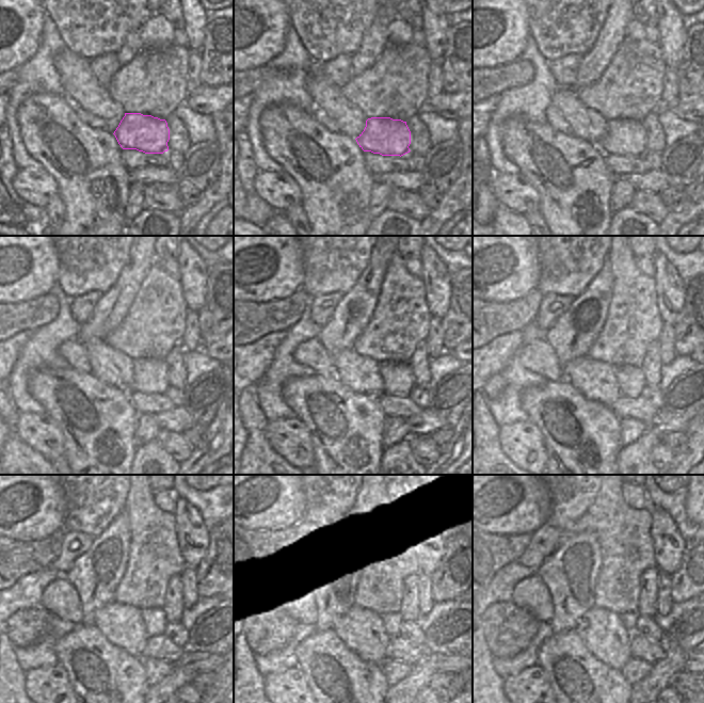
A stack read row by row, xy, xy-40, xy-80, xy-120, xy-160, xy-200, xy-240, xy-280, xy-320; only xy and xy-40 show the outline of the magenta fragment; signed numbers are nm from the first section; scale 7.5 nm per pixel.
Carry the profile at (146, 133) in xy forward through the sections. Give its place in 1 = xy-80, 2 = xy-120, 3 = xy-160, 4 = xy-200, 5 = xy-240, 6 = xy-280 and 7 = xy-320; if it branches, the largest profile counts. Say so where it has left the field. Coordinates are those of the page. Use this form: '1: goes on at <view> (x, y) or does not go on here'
1: goes on at xy-80 (624, 137)
2: goes on at xy-120 (150, 377)
3: goes on at xy-160 (396, 379)
4: goes on at xy-200 (632, 380)
5: goes on at xy-240 (155, 620)
6: goes on at xy-280 (392, 621)
7: goes on at xy-320 (629, 619)

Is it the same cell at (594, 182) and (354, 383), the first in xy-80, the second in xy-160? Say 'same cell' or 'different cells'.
different cells

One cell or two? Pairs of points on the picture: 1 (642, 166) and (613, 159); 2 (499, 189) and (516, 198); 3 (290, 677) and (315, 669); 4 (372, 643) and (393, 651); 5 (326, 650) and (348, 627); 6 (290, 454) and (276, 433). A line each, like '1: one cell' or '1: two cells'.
1: one cell
2: one cell
3: two cells
4: two cells
5: two cells
6: one cell

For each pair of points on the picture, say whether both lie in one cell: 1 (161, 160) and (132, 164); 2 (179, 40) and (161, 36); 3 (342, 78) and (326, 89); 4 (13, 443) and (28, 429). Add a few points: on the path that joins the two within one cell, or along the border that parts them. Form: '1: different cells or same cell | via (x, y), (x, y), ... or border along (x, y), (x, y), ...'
1: same cell | via (154, 160), (140, 160)
2: different cells | border along (173, 30), (174, 44)
3: different cells | border along (319, 63), (324, 74), (341, 88)
4: different cells | border along (19, 414), (16, 433), (38, 452)

